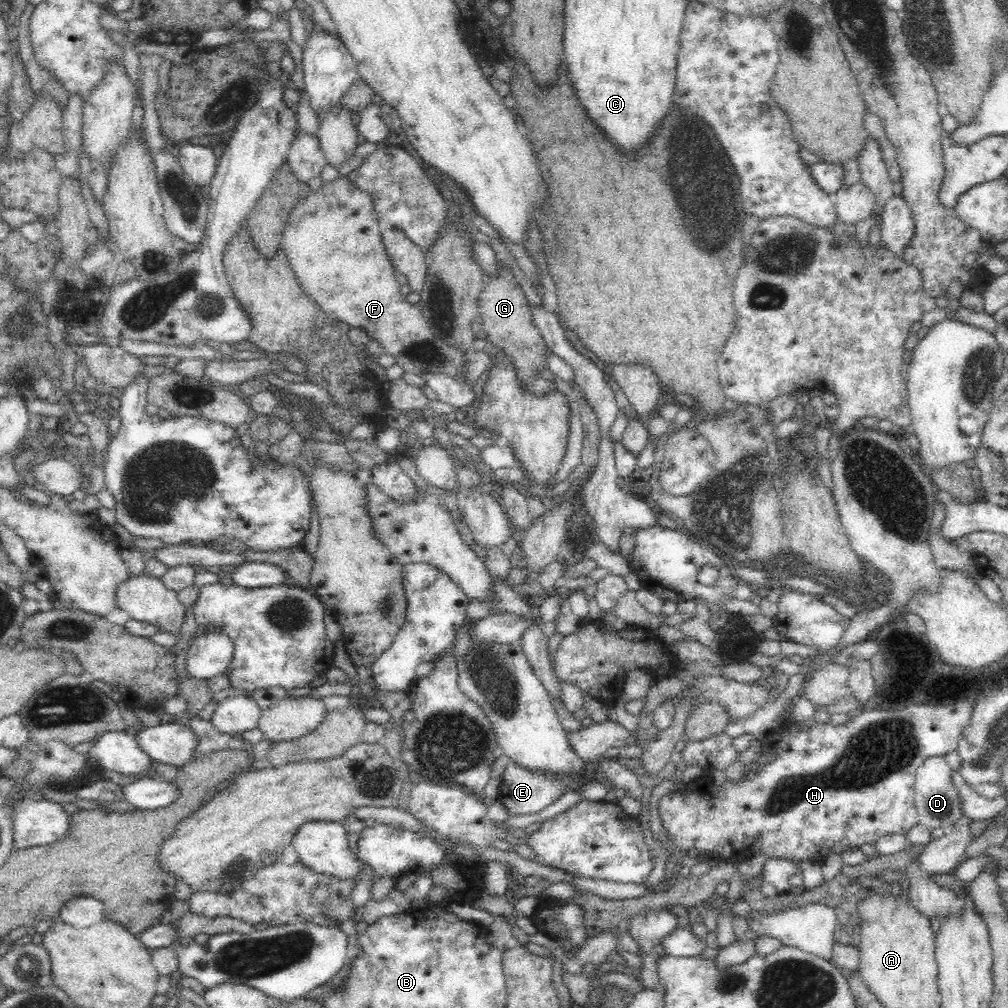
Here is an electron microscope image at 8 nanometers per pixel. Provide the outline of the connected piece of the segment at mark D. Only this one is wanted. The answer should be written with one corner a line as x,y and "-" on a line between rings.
933,756
924,759
915,776
915,807
919,823
928,828
943,828
948,830
962,817
958,789
950,781
951,769
943,756

